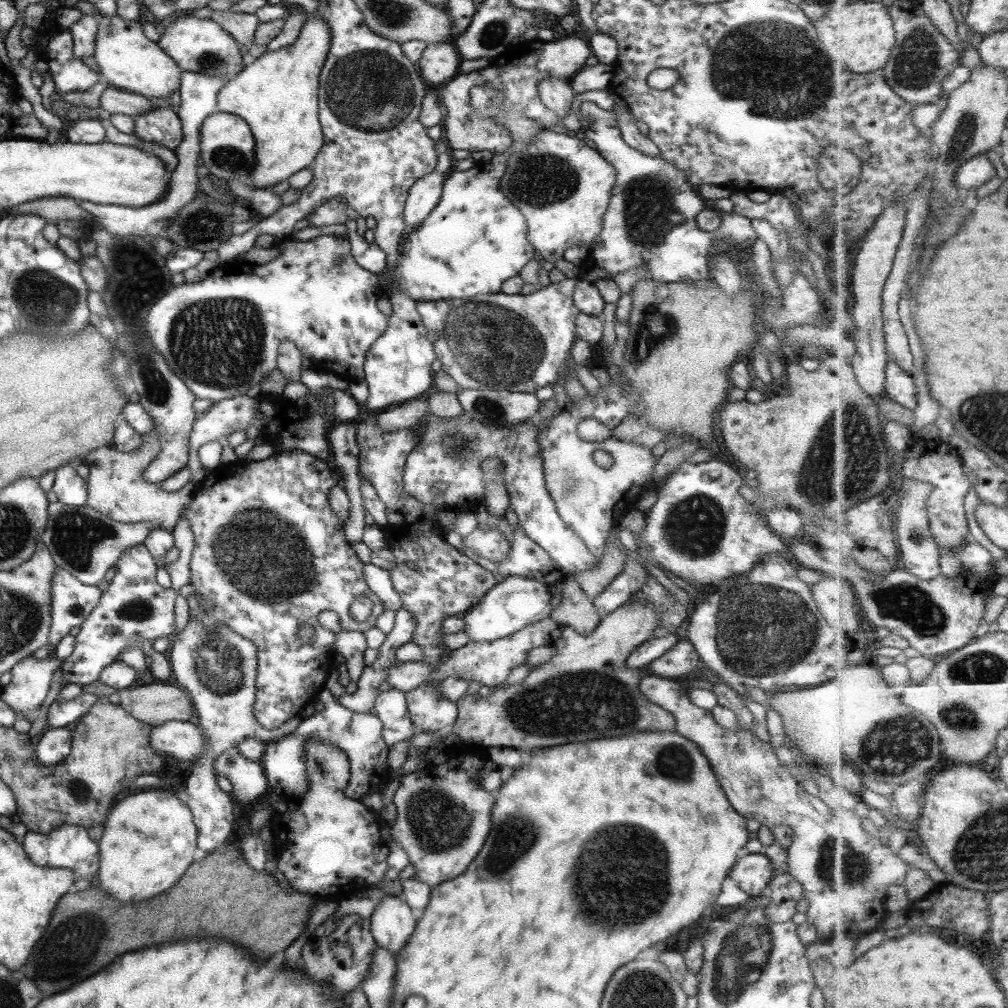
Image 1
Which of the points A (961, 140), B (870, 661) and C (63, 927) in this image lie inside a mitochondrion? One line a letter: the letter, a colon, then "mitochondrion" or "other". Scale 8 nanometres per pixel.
A: mitochondrion
B: other
C: mitochondrion

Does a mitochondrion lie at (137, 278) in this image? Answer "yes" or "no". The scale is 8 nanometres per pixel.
yes

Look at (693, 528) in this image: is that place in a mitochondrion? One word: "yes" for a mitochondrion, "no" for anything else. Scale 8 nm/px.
yes

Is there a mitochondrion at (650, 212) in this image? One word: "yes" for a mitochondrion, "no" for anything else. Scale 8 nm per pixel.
yes

